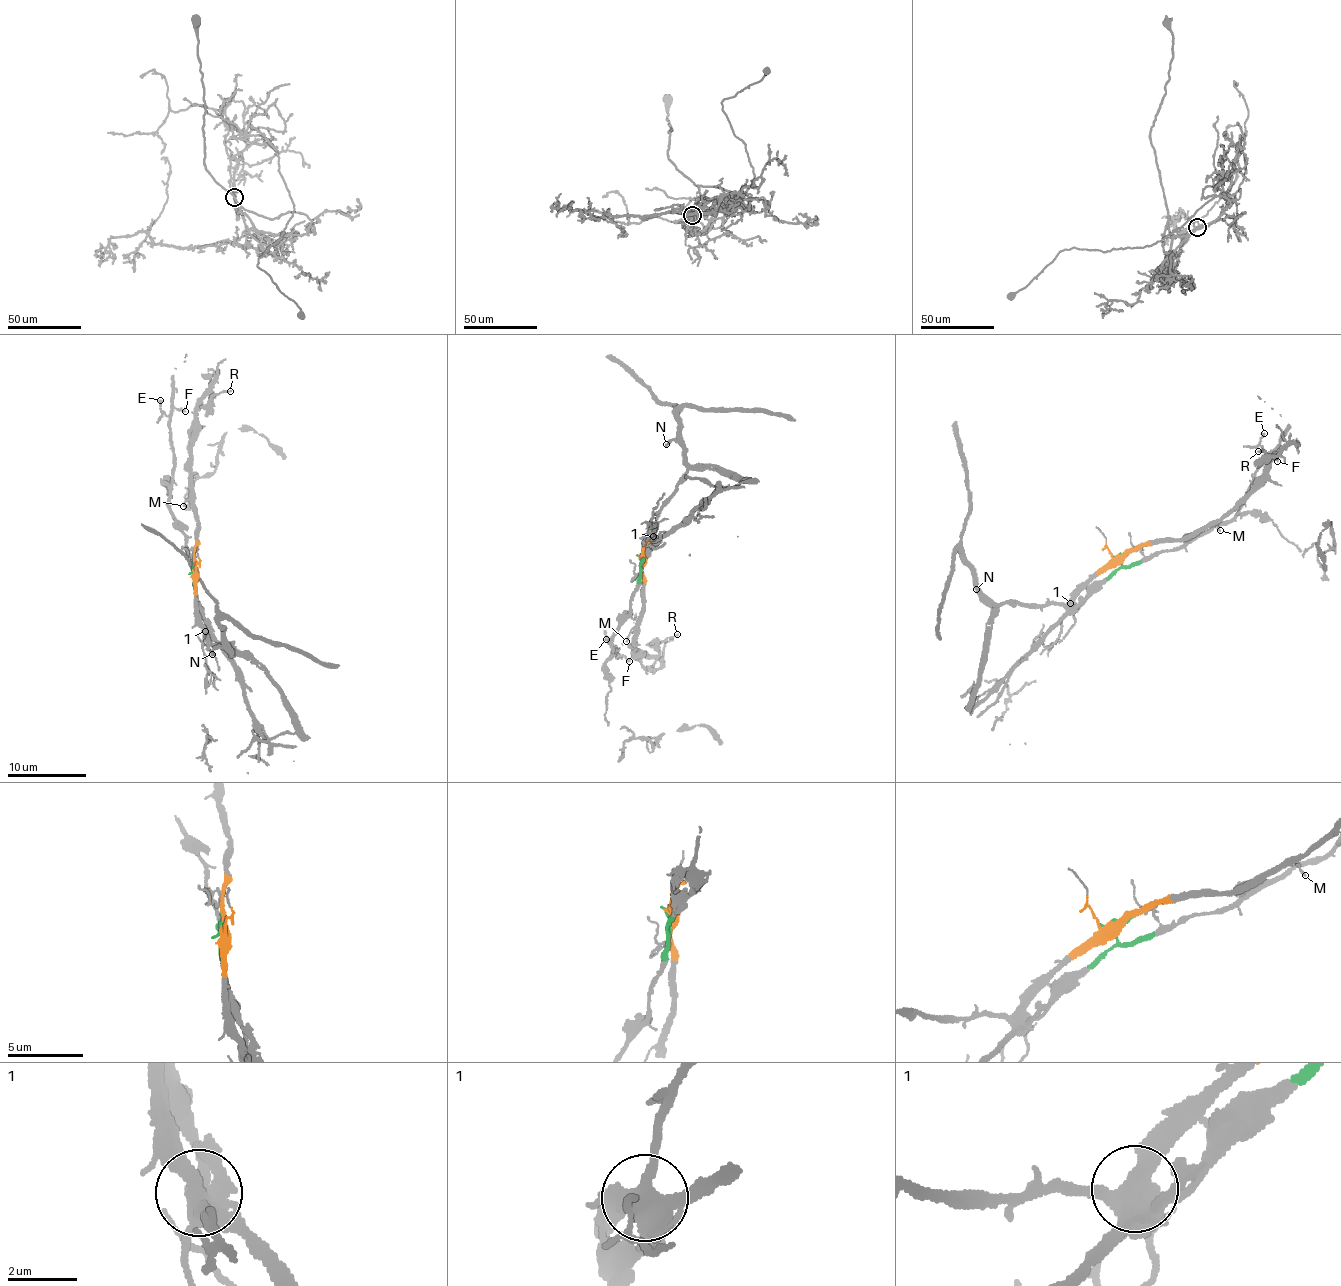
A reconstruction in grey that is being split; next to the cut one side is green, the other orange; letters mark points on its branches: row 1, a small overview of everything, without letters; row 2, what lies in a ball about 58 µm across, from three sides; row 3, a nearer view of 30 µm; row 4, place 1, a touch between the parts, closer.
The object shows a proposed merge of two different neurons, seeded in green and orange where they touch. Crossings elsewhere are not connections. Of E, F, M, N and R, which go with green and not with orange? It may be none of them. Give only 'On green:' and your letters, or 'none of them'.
On green: E, F, N

